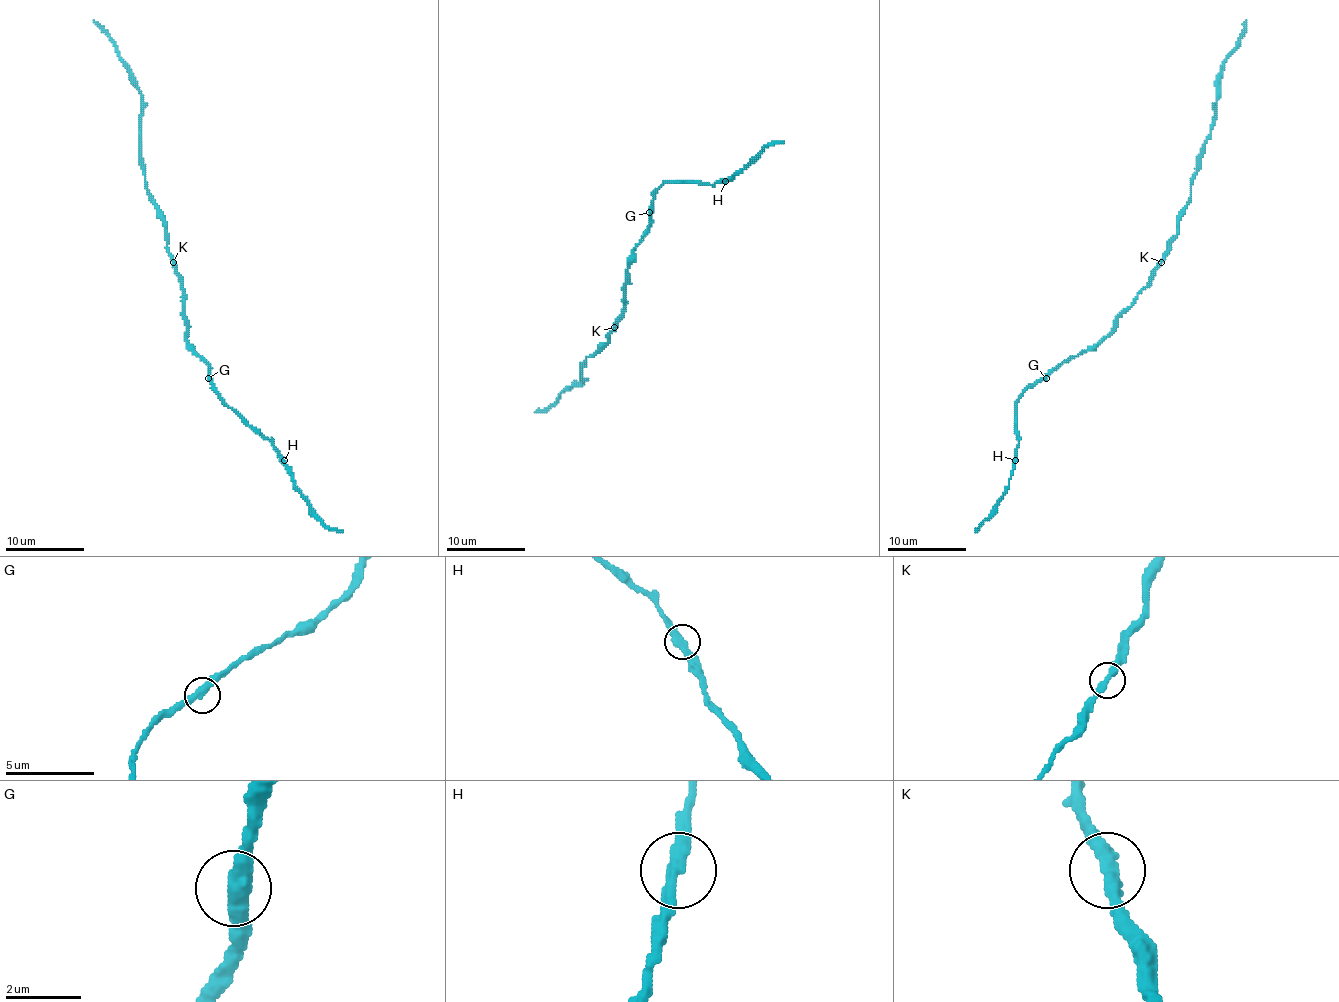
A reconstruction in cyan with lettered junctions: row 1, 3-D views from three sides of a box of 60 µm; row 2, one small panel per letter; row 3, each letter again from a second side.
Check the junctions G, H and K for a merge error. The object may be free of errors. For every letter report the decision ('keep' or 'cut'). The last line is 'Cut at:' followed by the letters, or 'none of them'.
G: keep
H: keep
K: keep
Cut at: none of them

